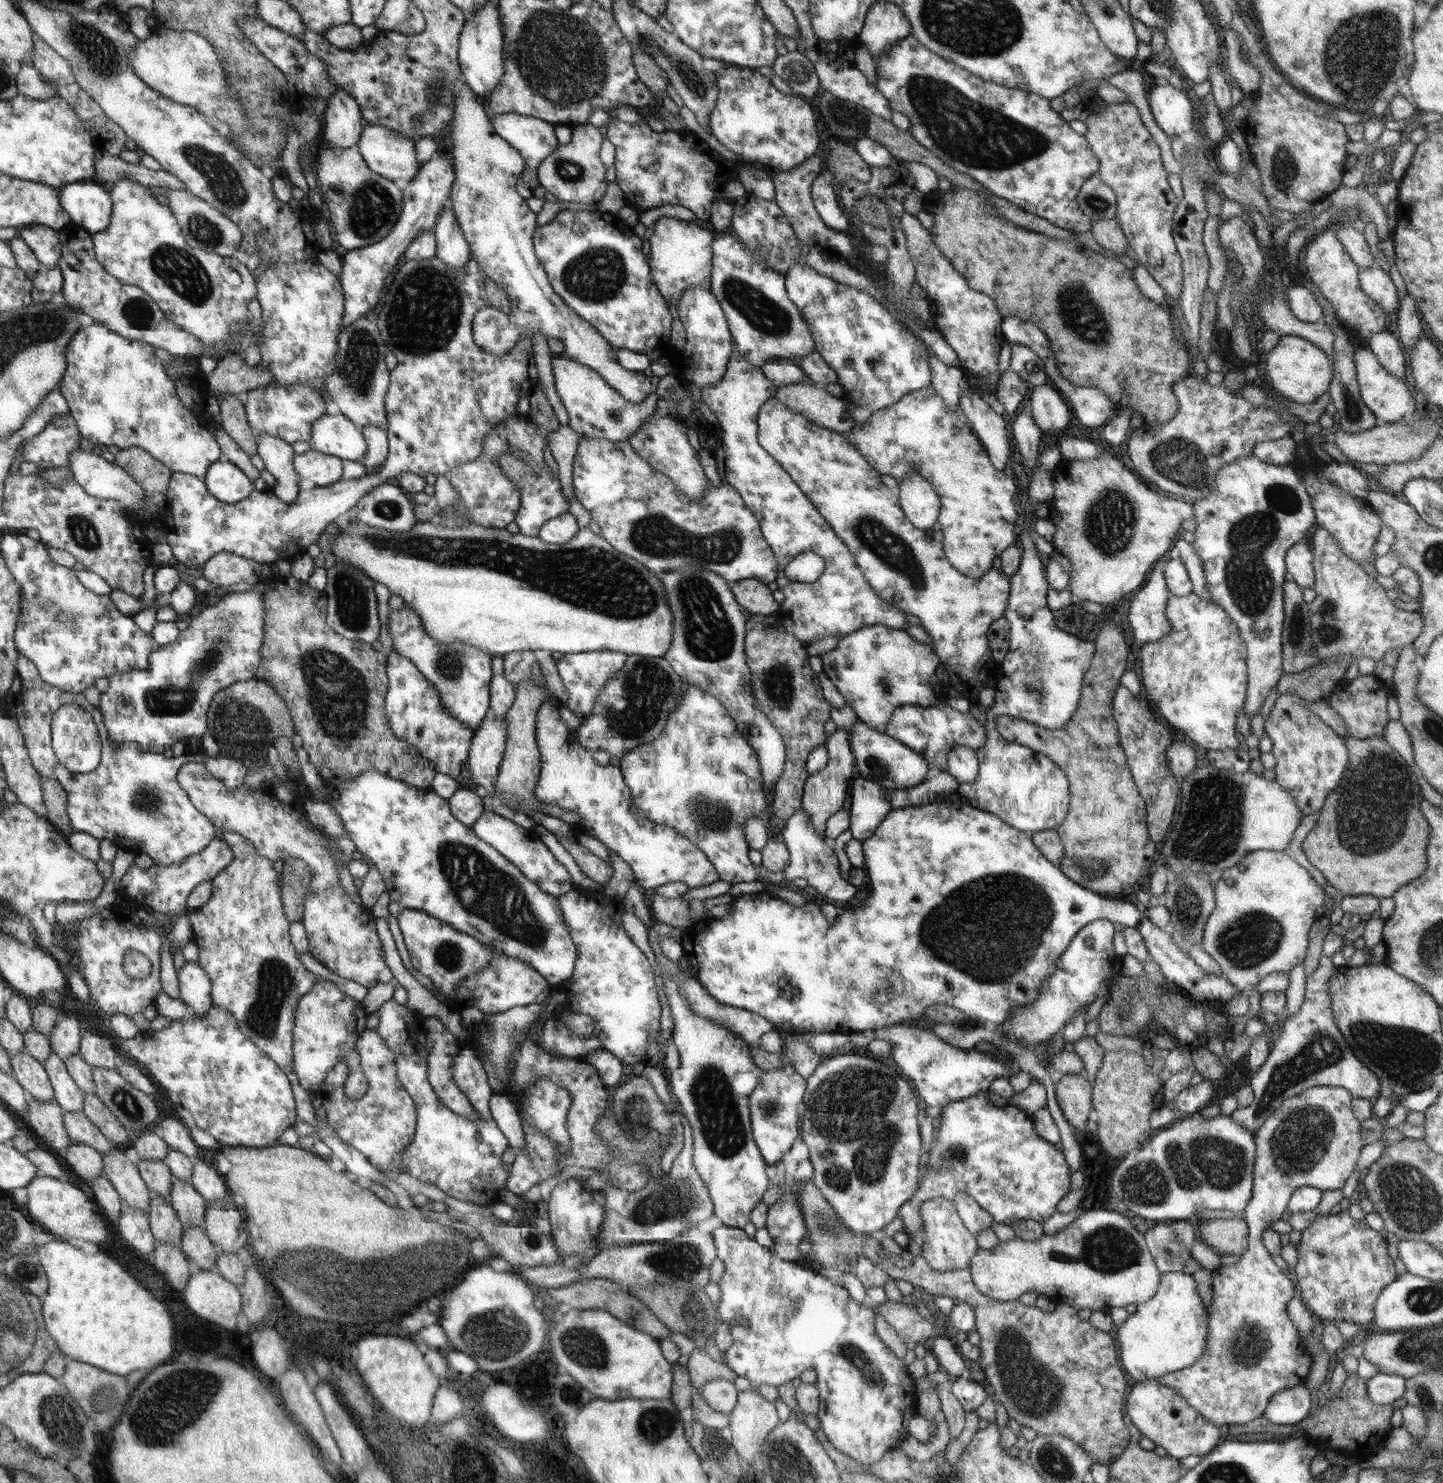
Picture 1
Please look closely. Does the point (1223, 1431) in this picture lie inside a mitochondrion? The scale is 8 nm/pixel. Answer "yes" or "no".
no

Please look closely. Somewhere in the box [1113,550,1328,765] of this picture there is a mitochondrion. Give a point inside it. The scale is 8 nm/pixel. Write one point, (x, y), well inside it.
(1296, 620)

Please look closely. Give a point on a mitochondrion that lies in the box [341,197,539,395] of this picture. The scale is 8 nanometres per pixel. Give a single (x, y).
(426, 311)

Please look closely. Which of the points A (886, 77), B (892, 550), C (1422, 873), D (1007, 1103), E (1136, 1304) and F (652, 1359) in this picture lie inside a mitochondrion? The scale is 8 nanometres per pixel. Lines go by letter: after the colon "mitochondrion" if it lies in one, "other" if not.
A: mitochondrion
B: mitochondrion
C: other
D: other
E: other
F: other

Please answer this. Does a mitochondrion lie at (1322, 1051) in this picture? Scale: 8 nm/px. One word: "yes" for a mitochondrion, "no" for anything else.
yes

